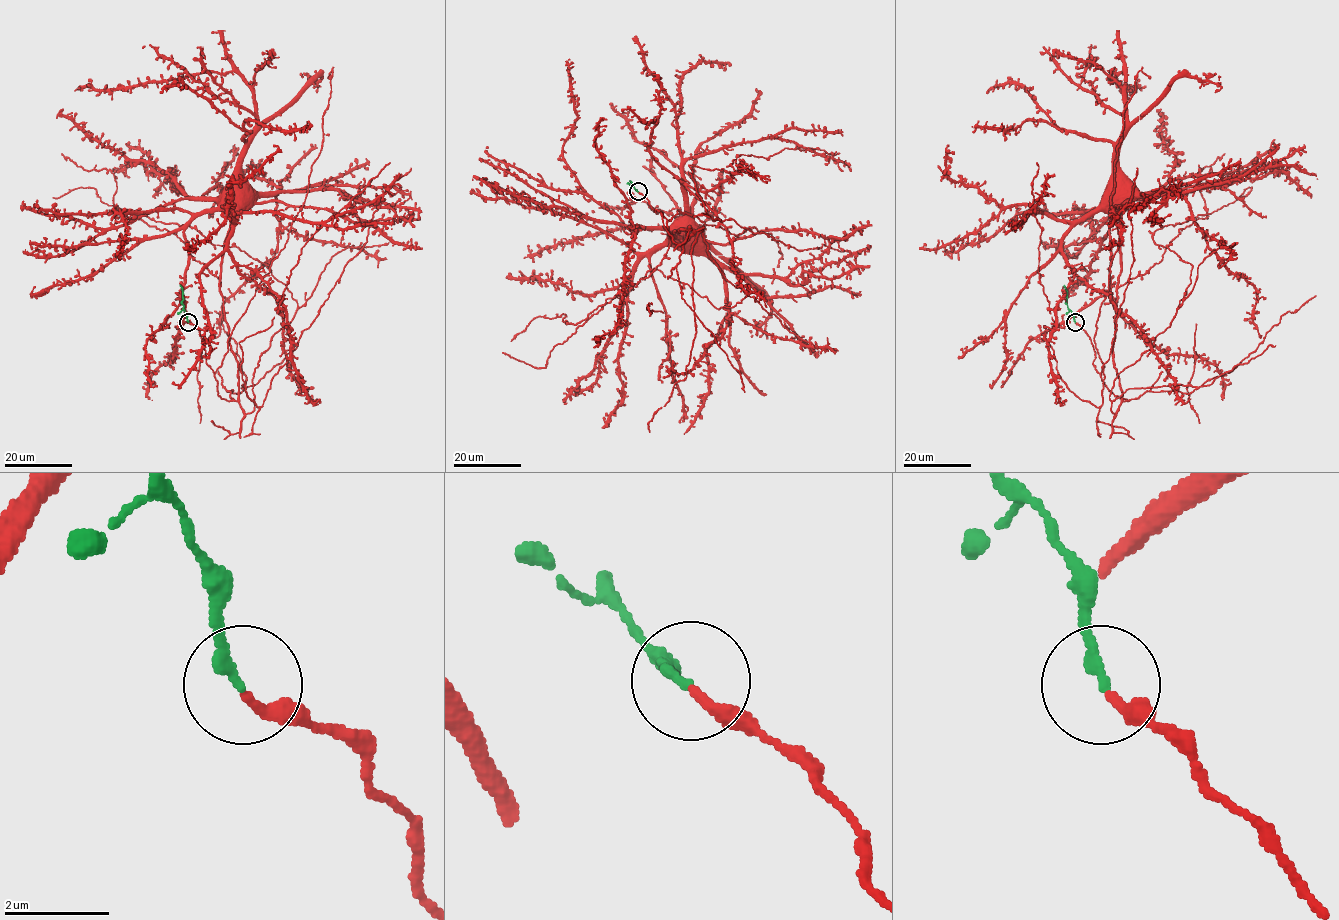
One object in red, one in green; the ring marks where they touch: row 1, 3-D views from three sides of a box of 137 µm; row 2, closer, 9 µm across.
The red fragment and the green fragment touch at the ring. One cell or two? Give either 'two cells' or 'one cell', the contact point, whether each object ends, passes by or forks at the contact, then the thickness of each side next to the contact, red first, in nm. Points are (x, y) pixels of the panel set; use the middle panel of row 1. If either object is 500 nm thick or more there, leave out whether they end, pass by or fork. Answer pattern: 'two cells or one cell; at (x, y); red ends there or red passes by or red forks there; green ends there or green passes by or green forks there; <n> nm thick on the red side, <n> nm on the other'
one cell; at (638, 191); red ends there; green ends there; 200 nm thick on the red side, 200 nm on the other

